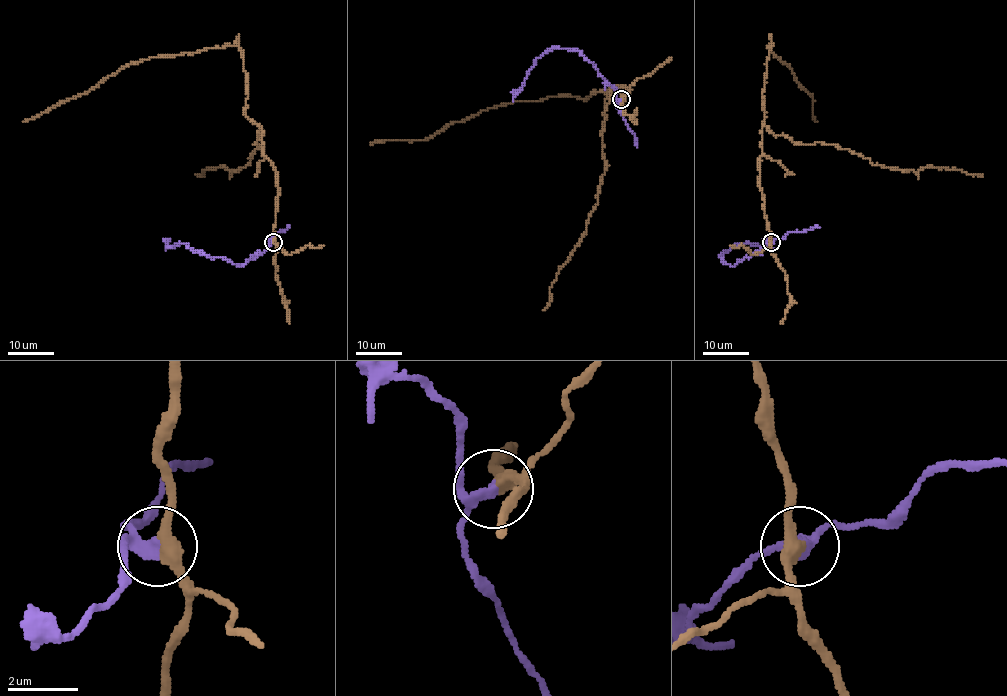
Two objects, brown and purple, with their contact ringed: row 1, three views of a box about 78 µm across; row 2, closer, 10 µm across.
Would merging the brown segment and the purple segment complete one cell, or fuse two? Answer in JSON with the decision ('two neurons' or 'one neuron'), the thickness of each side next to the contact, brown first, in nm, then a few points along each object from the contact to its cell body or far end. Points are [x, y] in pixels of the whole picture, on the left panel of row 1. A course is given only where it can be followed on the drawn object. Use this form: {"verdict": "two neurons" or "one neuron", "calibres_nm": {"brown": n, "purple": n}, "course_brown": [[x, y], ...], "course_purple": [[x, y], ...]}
{"verdict": "two neurons", "calibres_nm": {"brown": 360, "purple": 280}, "course_brown": [[274, 241], [276, 170], [263, 152], [262, 130], [244, 112], [247, 74], [236, 45], [143, 59], [23, 122]], "course_purple": [[274, 241], [269, 241], [262, 253], [240, 265], [193, 251], [184, 243], [170, 247], [166, 243], [169, 238]]}

